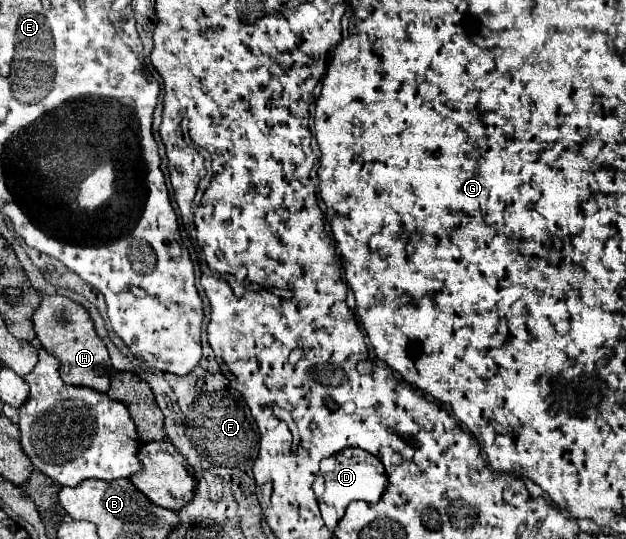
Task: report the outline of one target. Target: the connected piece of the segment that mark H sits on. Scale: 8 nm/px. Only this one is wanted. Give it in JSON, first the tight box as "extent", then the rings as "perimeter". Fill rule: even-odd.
{"extent":[32,295,112,393],"perimeter":[[[46,295],[40,303],[40,307],[34,311],[32,323],[34,323],[34,331],[36,331],[36,337],[40,339],[42,347],[60,361],[62,373],[68,375],[70,385],[90,387],[100,393],[108,391],[110,371],[112,371],[110,359],[108,359],[108,349],[102,343],[102,339],[98,337],[98,333],[94,331],[94,323],[90,319],[88,311],[80,303],[76,303],[64,295]]]}

